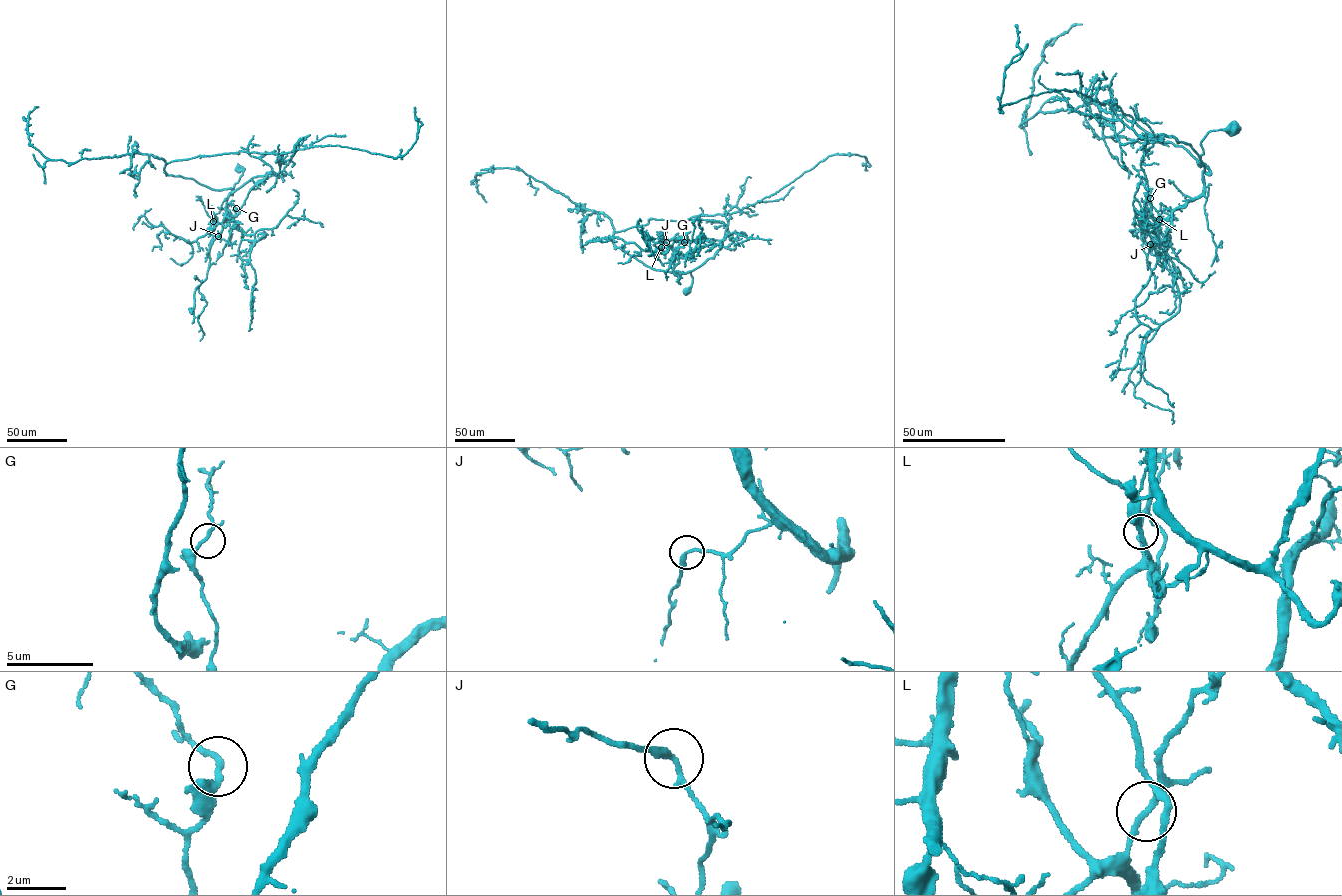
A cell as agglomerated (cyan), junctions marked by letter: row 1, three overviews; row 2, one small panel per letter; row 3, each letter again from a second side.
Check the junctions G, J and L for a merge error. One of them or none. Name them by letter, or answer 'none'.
L

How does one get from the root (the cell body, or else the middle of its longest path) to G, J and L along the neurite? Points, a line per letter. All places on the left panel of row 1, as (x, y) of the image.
G: (238, 170), (244, 169), (226, 201), (227, 222), (234, 217), (236, 208)
J: (238, 170), (244, 169), (231, 194), (229, 194), (226, 220), (218, 236)
L: (238, 170), (244, 169), (231, 194), (229, 194), (226, 220), (218, 236), (208, 232), (212, 221)

